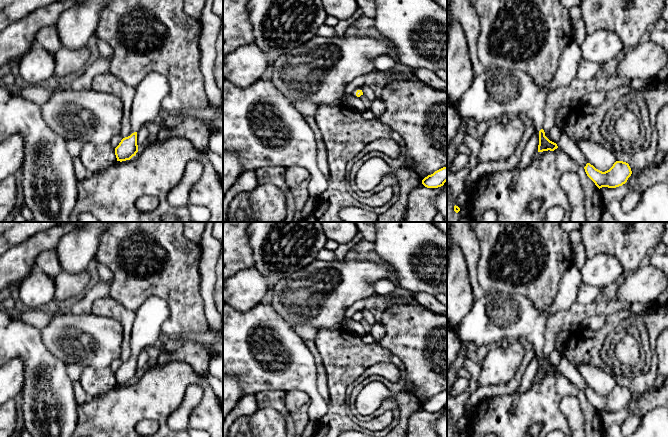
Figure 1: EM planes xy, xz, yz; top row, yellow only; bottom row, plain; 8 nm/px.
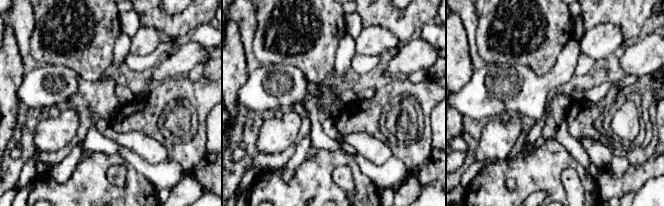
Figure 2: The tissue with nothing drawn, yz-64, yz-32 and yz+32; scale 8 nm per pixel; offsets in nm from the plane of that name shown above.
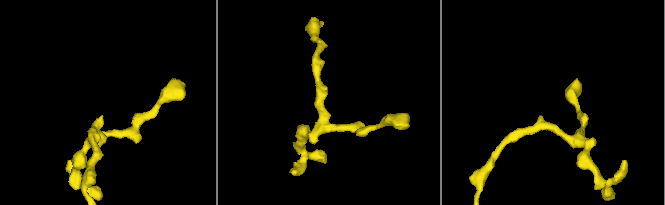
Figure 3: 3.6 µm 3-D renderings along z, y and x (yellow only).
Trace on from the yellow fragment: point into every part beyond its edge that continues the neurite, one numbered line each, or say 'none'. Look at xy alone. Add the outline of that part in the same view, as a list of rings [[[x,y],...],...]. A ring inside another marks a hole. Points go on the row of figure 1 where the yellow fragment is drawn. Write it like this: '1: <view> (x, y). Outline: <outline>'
1: xy (146, 108). Outline: [[[152,71],[143,77],[135,87],[131,109],[134,132],[163,116],[161,104],[169,91],[169,82],[161,73]]]

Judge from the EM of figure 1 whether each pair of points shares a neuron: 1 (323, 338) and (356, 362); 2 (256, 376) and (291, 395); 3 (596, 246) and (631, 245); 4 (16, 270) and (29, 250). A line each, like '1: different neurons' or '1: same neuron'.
1: same neuron
2: different neurons
3: same neuron
4: same neuron

